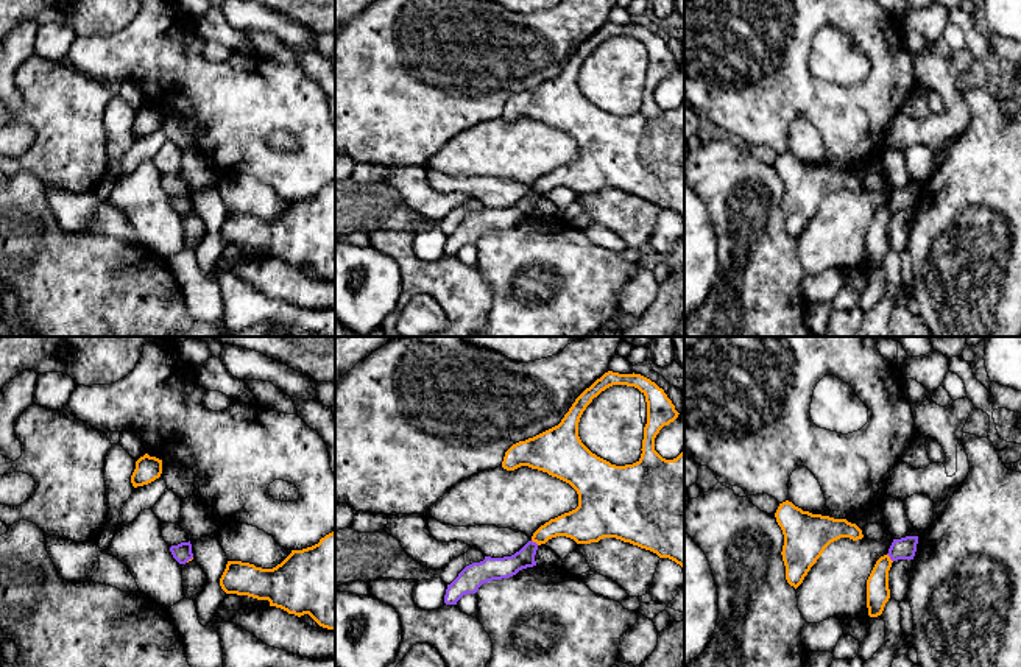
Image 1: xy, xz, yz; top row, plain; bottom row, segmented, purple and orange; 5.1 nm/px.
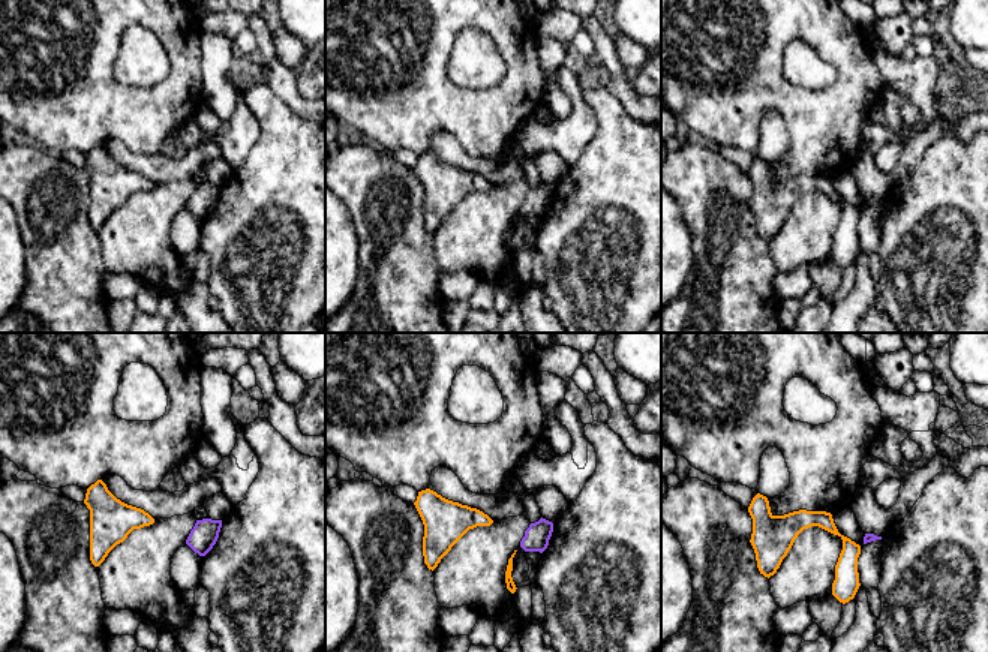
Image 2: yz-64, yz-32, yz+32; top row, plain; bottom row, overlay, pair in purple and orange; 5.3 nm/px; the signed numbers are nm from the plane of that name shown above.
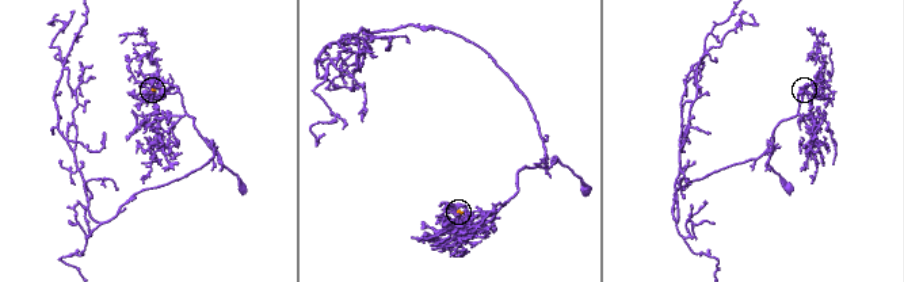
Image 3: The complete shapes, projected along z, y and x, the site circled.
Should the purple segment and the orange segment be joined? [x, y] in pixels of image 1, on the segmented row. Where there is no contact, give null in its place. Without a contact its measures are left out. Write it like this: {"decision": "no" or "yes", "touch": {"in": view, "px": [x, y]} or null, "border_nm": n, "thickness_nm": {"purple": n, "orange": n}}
{"decision": "no", "touch": {"in": "yz", "px": [890, 558]}, "border_nm": 50, "thickness_nm": {"purple": 110, "orange": 120}}

